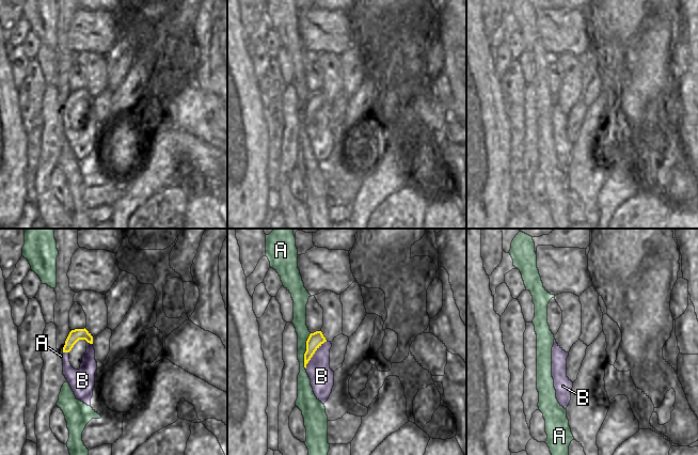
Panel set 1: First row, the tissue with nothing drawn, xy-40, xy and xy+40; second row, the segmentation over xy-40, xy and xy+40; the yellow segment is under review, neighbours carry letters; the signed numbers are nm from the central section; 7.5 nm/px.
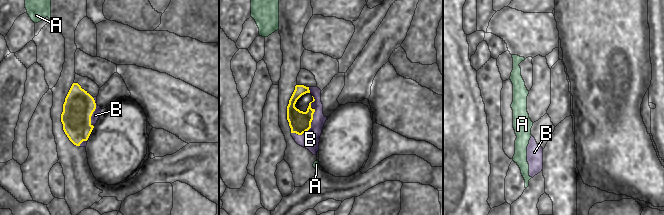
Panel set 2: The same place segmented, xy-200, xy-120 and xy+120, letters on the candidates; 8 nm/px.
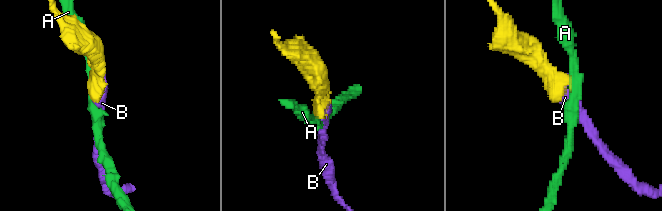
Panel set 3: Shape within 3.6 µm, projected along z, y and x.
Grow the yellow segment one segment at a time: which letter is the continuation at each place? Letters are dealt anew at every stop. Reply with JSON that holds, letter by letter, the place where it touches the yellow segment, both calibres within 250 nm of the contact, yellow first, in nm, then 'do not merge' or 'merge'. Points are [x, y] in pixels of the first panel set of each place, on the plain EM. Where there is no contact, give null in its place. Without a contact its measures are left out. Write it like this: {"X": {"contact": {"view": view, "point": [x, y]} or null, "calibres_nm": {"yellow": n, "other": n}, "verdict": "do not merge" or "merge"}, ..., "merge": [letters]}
{"A": {"contact": {"view": "xy", "point": [306, 111]}, "calibres_nm": {"yellow": 120, "other": 100}, "verdict": "do not merge"}, "B": {"contact": {"view": "xy", "point": [313, 114]}, "calibres_nm": {"yellow": 120, "other": 180}, "verdict": "merge"}, "merge": ["B"]}

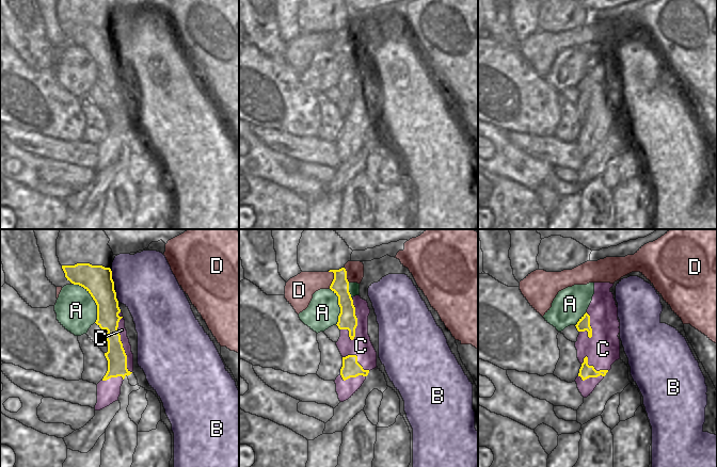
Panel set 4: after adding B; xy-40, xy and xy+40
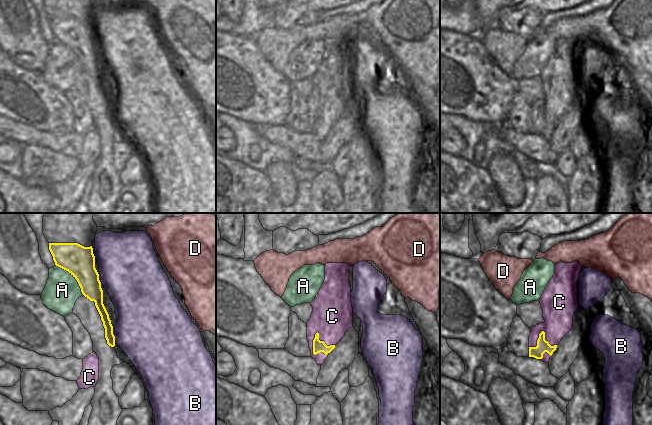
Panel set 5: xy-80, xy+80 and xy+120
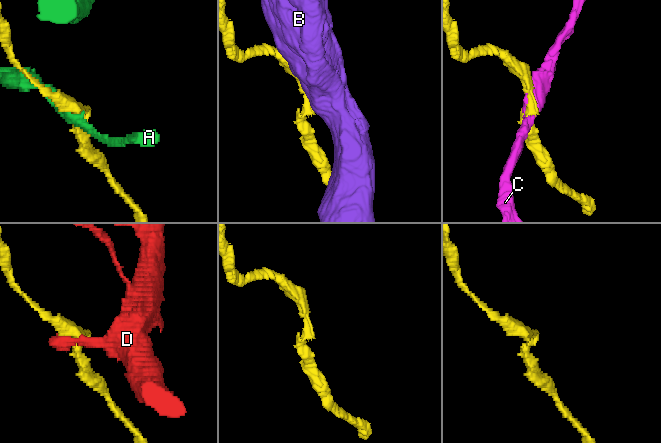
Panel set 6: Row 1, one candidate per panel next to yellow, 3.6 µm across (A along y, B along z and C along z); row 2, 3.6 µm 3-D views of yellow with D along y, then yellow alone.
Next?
{"A": {"contact": {"view": "xy-40", "point": [93, 60]}, "calibres_nm": {"yellow": 220, "other": 300}, "verdict": "do not merge"}, "B": {"contact": {"view": "xy-40", "point": [111, 35]}, "calibres_nm": {"yellow": 220, "other": 420}, "verdict": "do not merge"}, "C": {"contact": {"view": "xy-40", "point": [121, 103]}, "calibres_nm": {"yellow": 170, "other": 60}, "verdict": "do not merge"}, "D": {"contact": {"view": "xy", "point": [333, 41]}, "calibres_nm": {"yellow": 130, "other": 200}, "verdict": "do not merge"}, "merge": []}

